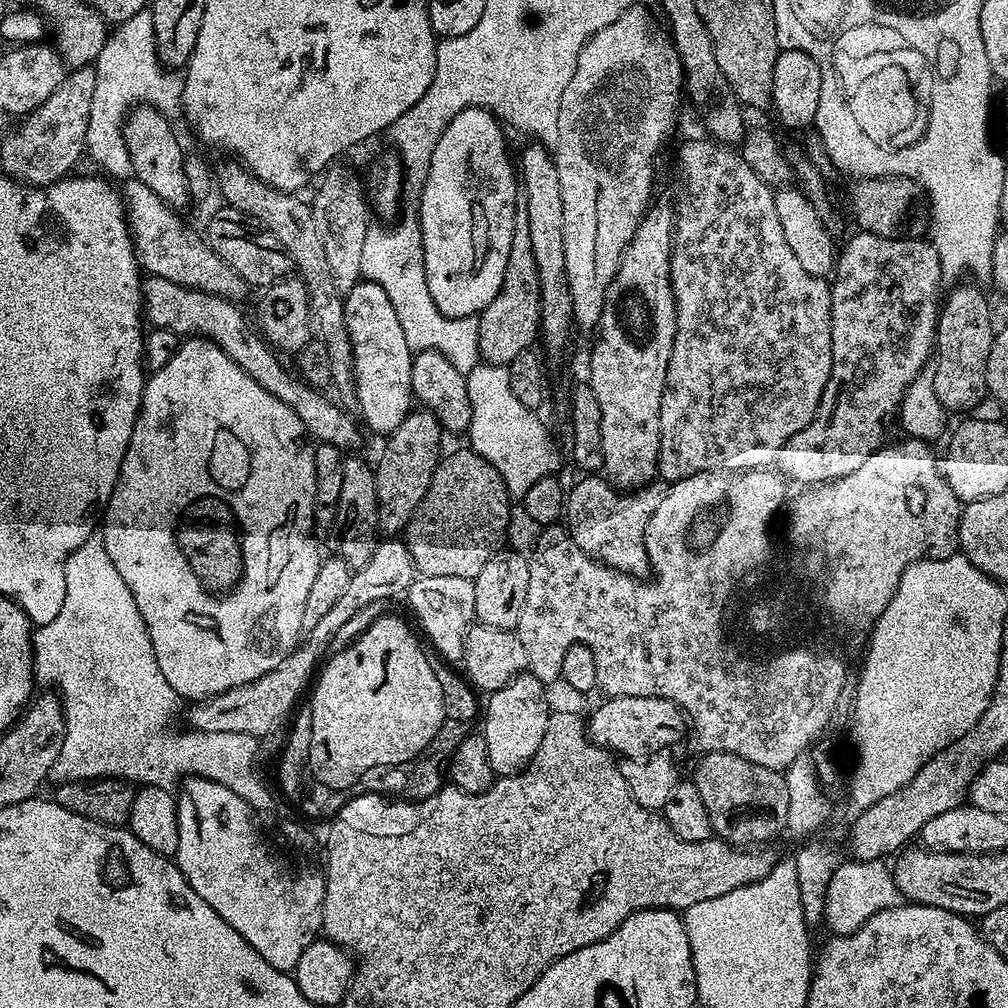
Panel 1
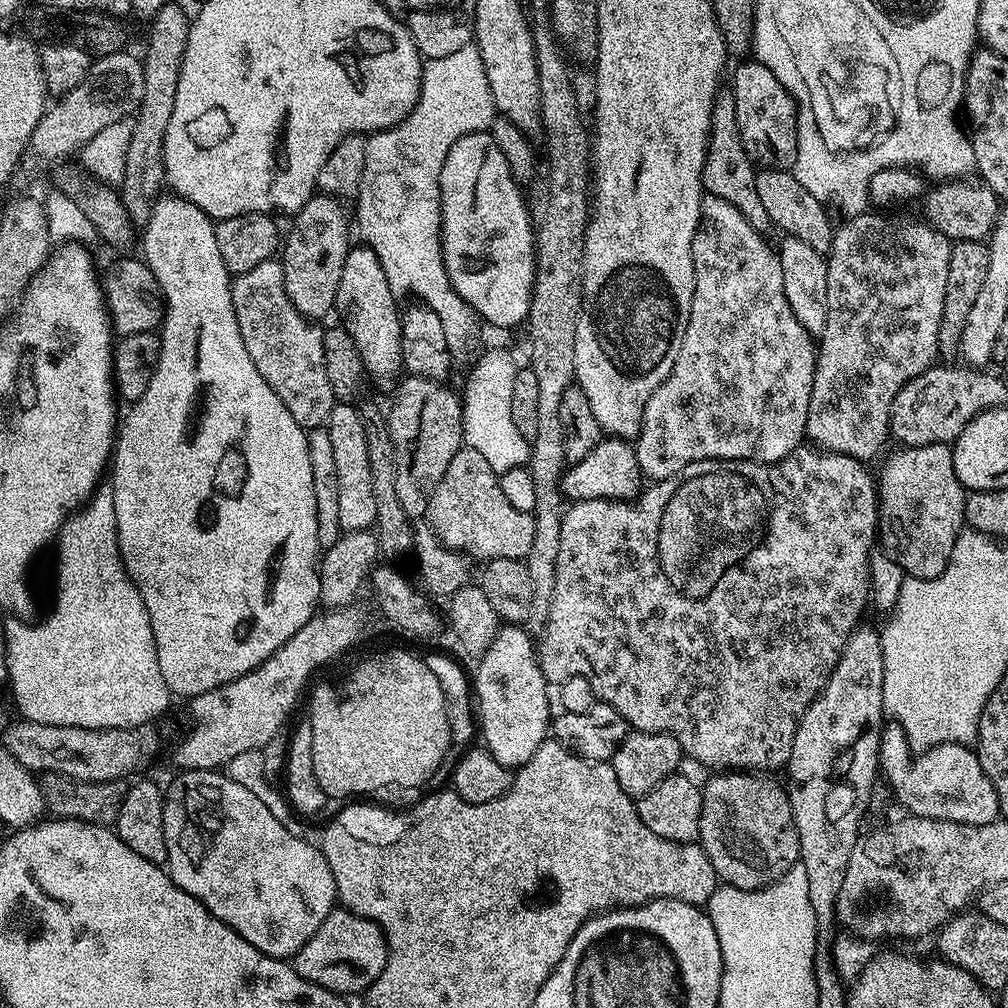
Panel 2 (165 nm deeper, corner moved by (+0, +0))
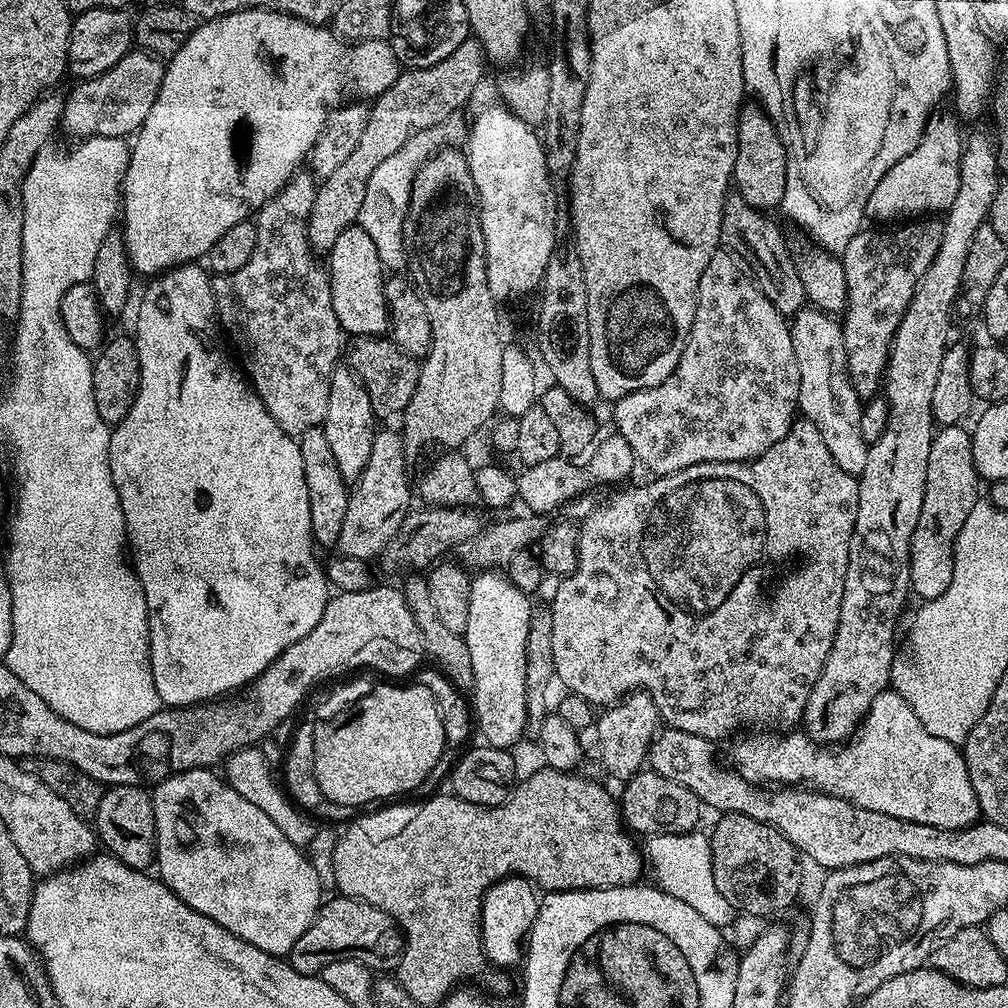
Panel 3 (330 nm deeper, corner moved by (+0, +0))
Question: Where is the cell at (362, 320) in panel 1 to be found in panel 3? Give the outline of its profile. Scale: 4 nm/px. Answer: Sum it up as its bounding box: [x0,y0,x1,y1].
[326,223,389,336]

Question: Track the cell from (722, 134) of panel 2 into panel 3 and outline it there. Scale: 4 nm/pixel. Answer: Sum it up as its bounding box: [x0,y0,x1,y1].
[720,194,806,318]

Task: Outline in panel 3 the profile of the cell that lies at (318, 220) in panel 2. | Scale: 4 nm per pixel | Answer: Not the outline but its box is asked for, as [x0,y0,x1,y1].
[308,38,486,253]

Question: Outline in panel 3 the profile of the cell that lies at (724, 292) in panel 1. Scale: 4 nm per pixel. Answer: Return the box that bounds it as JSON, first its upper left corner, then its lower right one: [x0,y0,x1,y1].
[612,250,798,476]

